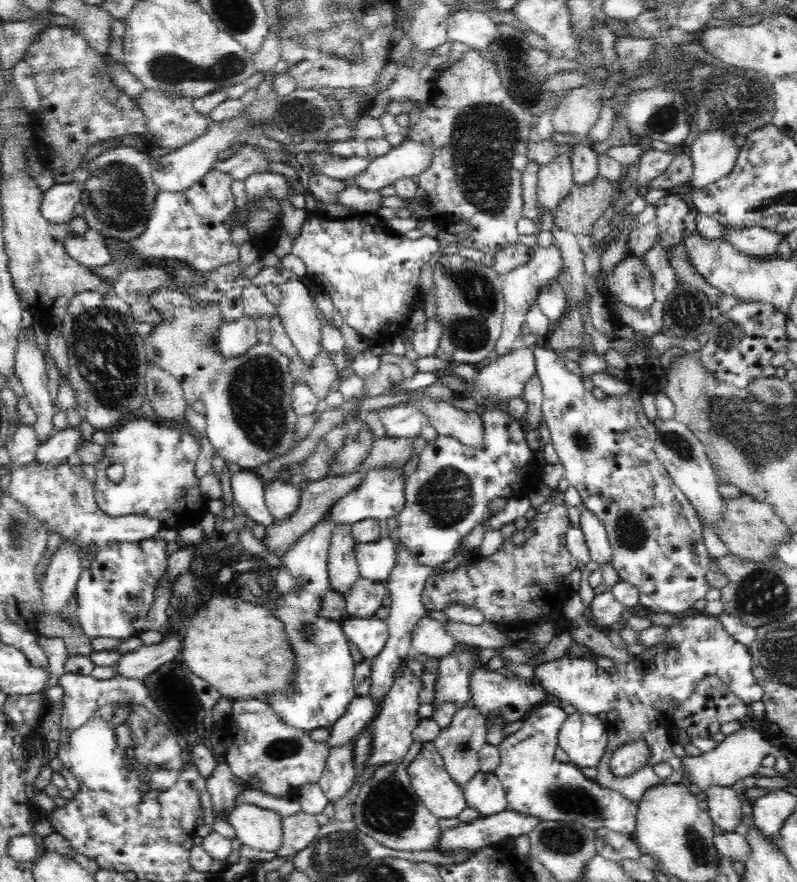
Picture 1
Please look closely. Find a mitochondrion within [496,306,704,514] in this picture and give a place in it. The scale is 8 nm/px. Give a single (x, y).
(680, 445)

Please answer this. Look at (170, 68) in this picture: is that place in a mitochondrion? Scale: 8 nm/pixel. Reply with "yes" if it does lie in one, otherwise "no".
yes

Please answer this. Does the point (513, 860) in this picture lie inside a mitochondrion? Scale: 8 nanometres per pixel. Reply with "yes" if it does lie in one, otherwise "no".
no

